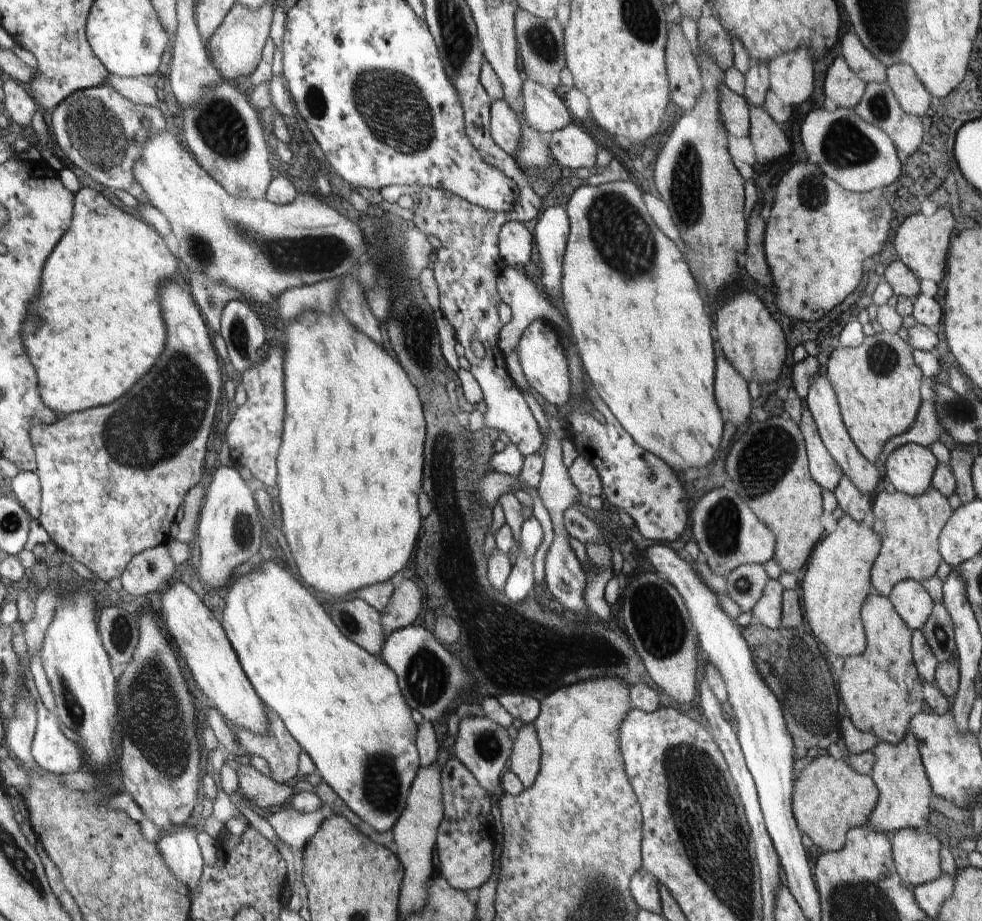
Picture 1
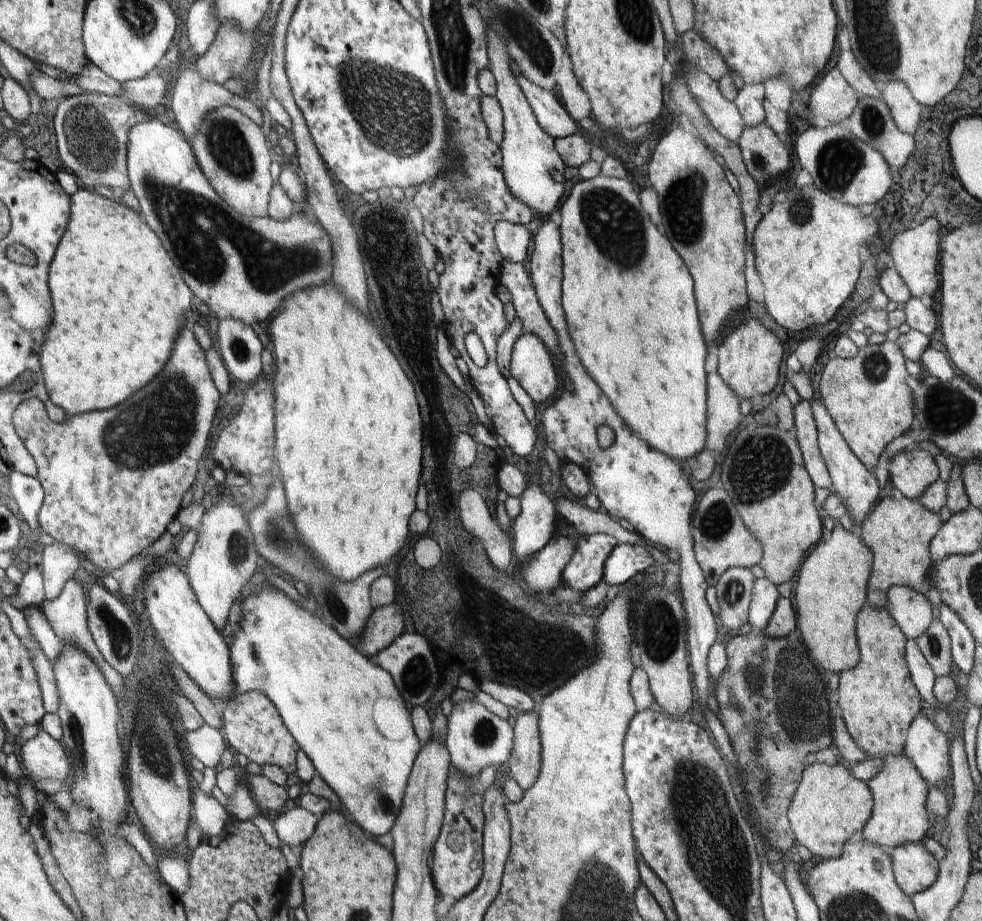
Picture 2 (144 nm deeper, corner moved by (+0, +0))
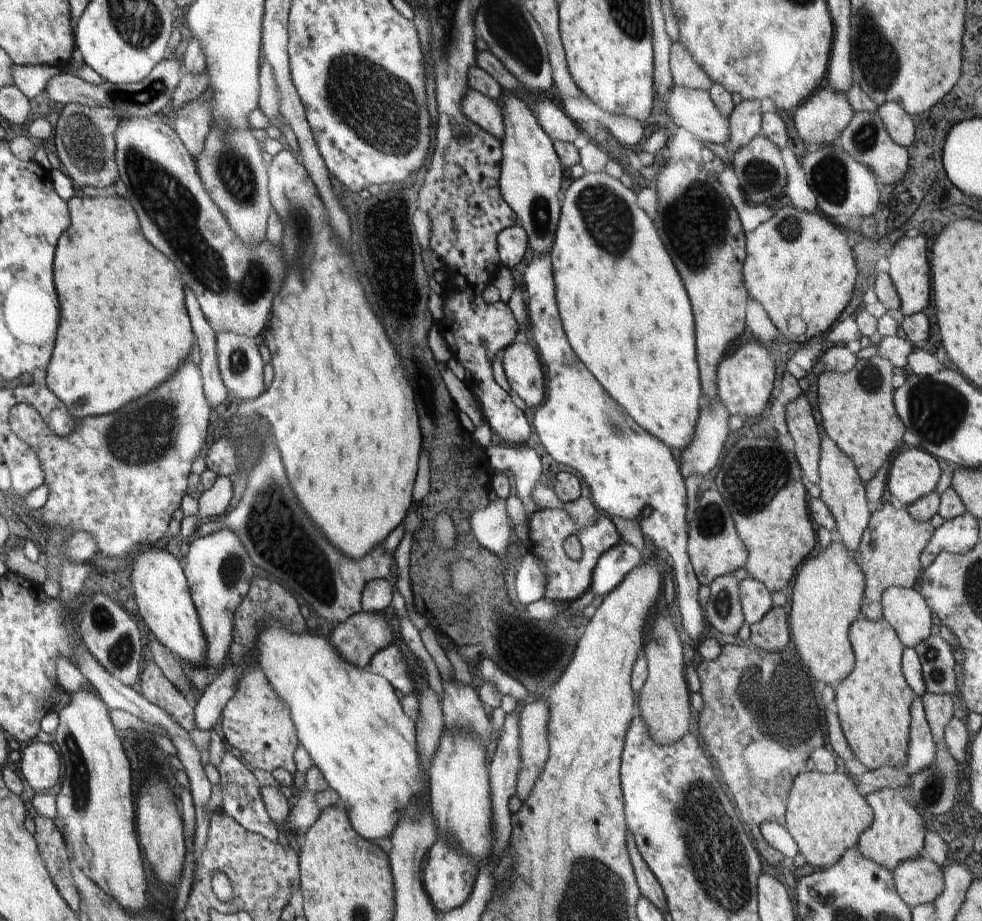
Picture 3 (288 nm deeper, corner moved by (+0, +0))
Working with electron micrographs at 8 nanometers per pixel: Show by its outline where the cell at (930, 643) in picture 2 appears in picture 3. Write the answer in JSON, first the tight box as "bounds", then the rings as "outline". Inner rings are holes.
{"bounds":[913,636,955,696],"outline":[[[929,636],[925,642],[913,648],[921,662],[921,676],[925,684],[925,694],[933,696],[953,696],[955,692],[955,676],[953,676],[953,650],[951,646],[939,638]]]}

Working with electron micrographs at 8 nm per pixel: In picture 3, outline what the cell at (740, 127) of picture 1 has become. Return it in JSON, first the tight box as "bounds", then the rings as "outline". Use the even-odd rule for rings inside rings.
{"bounds":[665,86,729,144],"outline":[[[673,86],[669,98],[665,100],[665,110],[677,128],[691,132],[693,138],[701,144],[727,144],[729,120],[717,112],[709,92]]]}

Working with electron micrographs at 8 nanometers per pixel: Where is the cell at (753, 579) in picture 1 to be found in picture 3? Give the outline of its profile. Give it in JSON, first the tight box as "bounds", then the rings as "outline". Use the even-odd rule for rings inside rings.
{"bounds":[703,576,741,636],"outline":[[[731,576],[715,578],[709,584],[709,600],[703,608],[705,620],[721,634],[735,636],[741,628],[741,600],[739,600],[739,582]]]}

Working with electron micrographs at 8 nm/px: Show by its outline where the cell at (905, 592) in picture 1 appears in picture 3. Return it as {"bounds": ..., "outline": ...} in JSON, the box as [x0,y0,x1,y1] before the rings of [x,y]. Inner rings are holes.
{"bounds":[881,588,931,648],"outline":[[[887,588],[881,594],[881,610],[881,618],[893,628],[903,648],[915,648],[931,636],[931,610],[913,588]]]}

